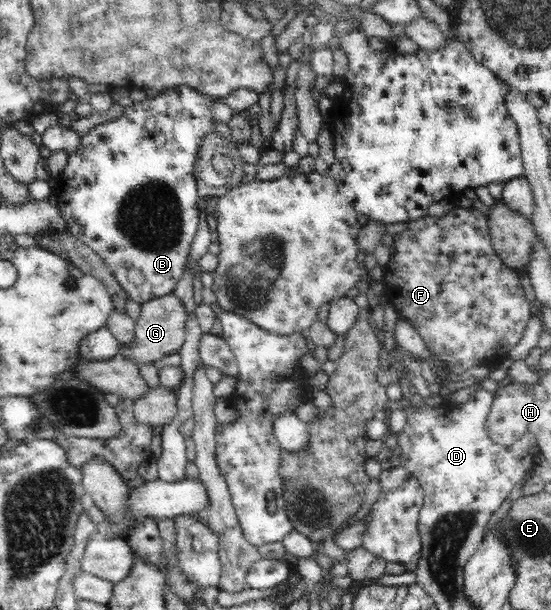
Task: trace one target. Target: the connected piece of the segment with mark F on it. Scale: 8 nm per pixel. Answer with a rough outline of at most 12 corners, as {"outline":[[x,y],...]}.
{"outline":[[484,212],[408,222],[384,268],[450,366],[490,366],[532,316]]}

